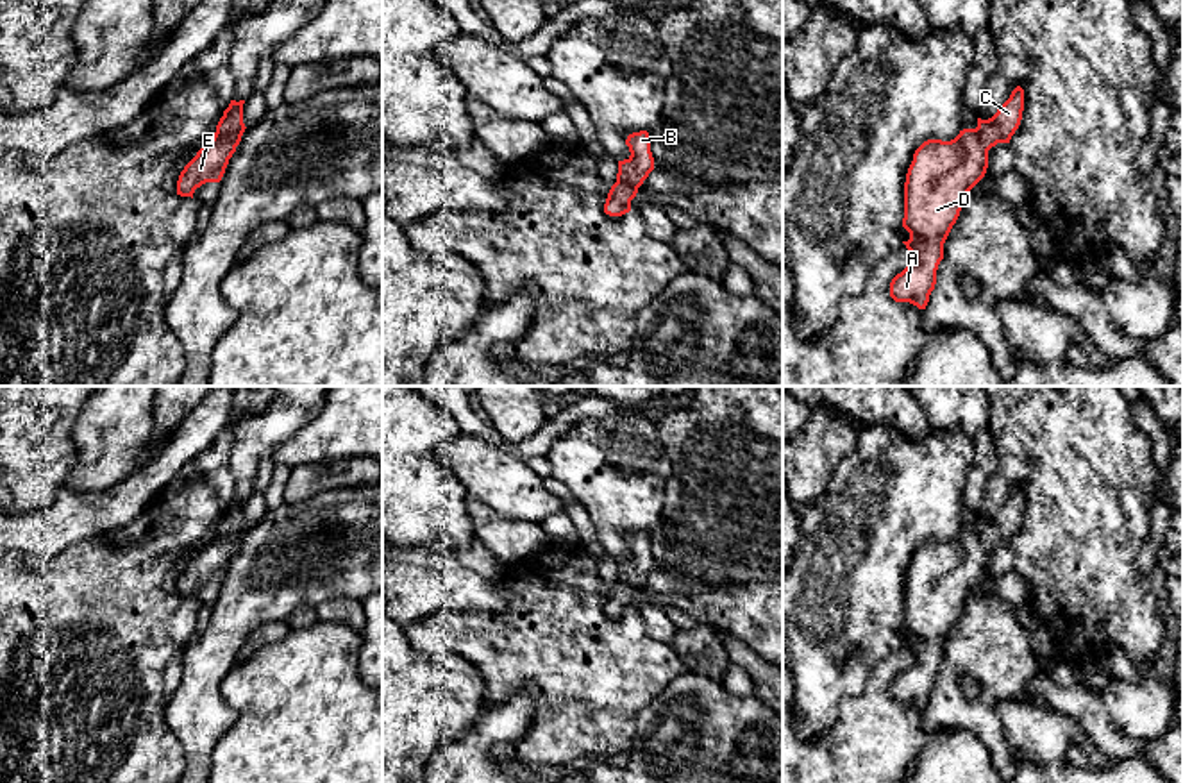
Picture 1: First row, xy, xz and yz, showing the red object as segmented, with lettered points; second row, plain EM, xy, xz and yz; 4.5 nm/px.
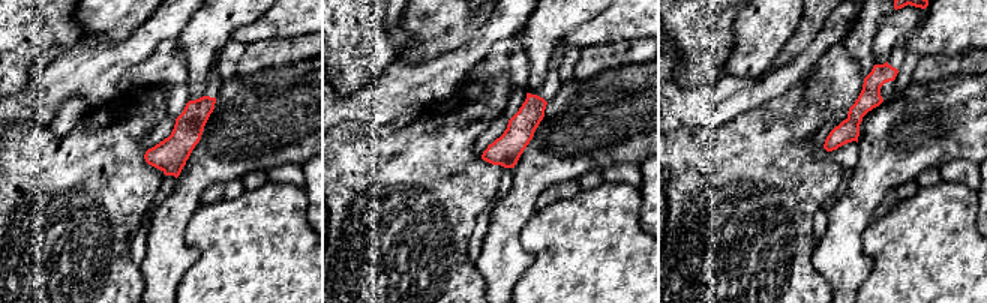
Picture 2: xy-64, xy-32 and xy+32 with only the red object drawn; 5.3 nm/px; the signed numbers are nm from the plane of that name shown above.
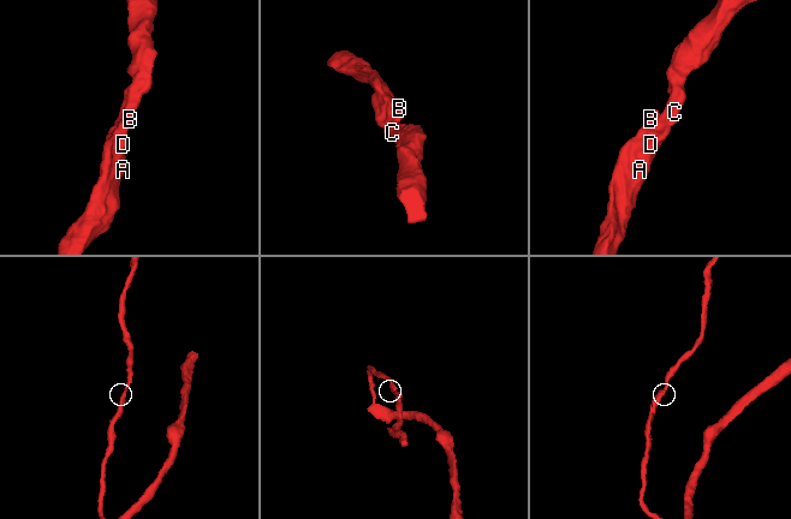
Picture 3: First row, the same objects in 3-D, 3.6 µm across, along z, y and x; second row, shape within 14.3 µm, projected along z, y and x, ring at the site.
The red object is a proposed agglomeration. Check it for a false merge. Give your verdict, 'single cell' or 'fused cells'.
single cell

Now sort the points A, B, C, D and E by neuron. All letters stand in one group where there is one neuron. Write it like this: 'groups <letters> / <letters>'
groups A B C D E

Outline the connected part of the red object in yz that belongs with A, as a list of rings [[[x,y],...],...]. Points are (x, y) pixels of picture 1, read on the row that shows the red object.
[[[1017,86],[992,118],[977,118],[976,129],[963,129],[951,141],[927,139],[915,150],[904,182],[902,218],[902,227],[910,232],[910,240],[902,243],[915,259],[890,282],[890,297],[895,302],[910,302],[926,309],[936,284],[938,265],[944,259],[944,243],[960,216],[965,197],[985,177],[988,150],[997,143],[1010,143],[1020,125],[1022,111],[1024,89]]]

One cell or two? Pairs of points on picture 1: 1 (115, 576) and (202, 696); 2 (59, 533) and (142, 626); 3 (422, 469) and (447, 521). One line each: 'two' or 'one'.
1: two
2: two
3: one

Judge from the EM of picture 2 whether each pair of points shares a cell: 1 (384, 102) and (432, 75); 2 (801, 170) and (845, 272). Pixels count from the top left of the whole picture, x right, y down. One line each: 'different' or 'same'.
1: same
2: different

